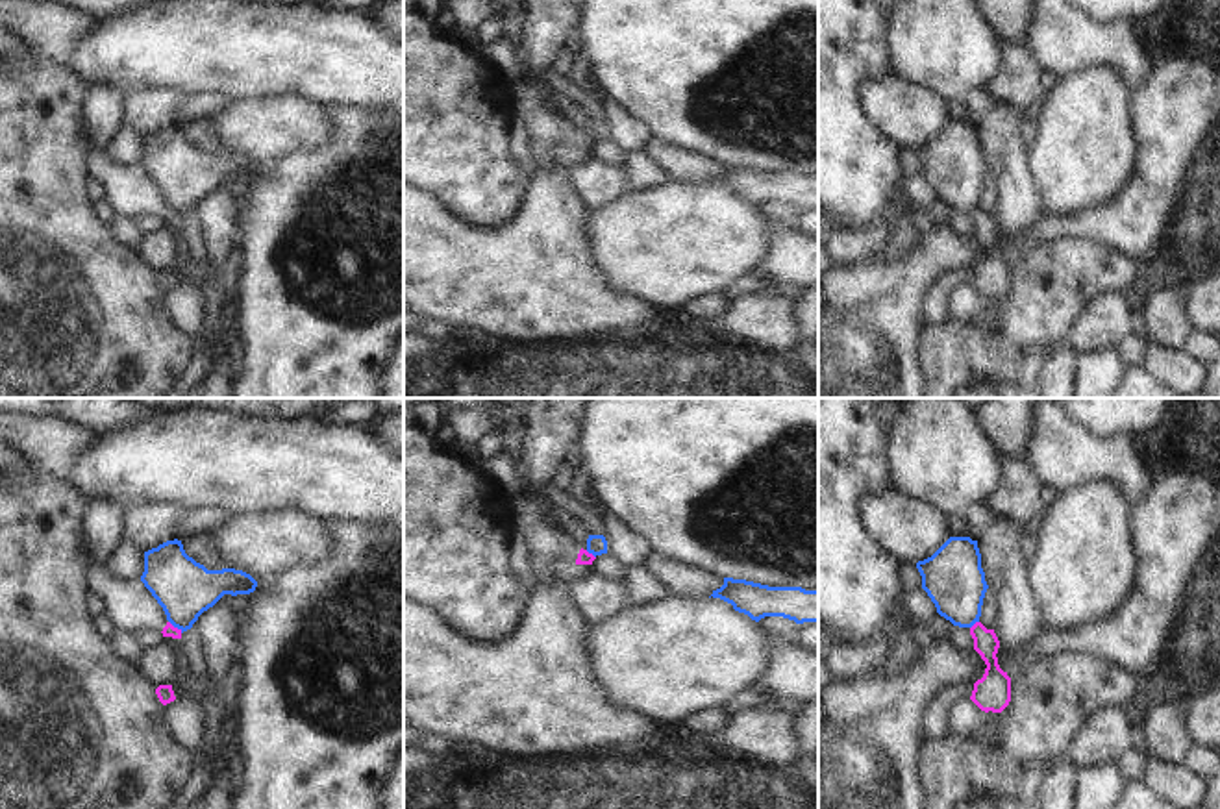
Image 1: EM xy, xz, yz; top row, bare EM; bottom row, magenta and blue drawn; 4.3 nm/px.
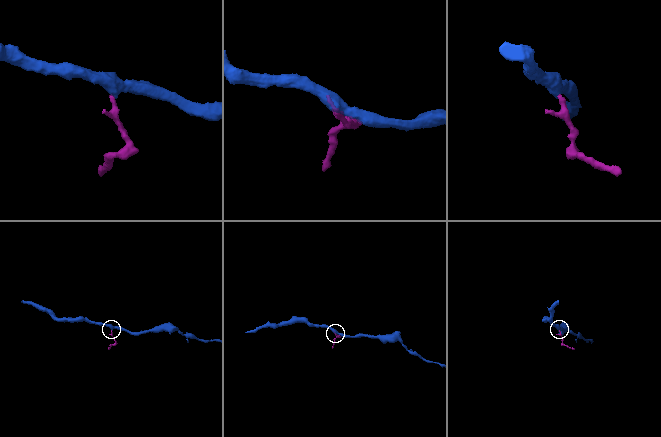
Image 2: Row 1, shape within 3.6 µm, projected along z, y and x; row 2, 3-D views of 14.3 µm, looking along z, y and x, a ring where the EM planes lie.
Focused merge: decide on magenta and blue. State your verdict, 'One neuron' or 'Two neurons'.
Two neurons

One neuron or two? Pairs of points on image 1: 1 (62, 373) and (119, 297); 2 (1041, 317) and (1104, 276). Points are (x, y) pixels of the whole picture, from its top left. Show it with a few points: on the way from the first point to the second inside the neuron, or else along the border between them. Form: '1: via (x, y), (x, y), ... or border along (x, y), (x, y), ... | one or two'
1: via (62, 354), (100, 315) | one
2: via (1056, 300), (1080, 276), (1087, 276) | one

